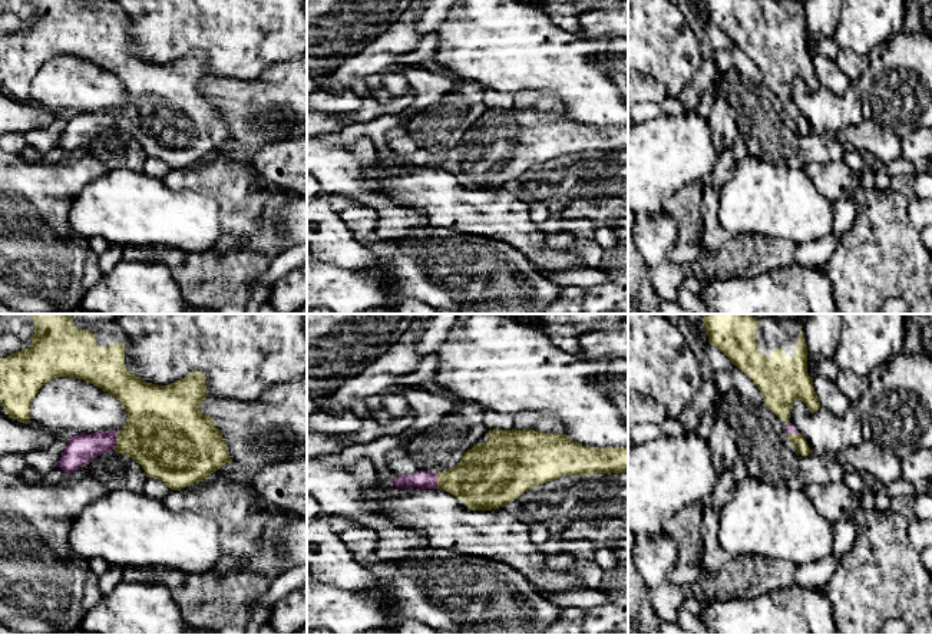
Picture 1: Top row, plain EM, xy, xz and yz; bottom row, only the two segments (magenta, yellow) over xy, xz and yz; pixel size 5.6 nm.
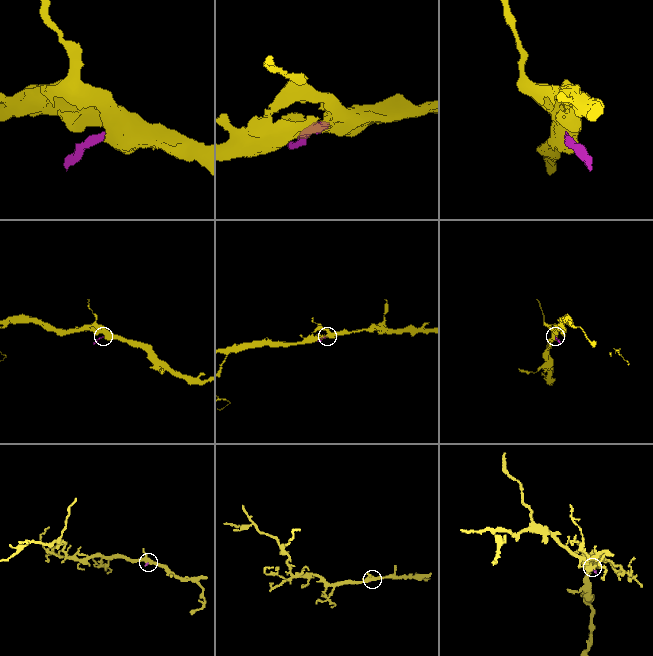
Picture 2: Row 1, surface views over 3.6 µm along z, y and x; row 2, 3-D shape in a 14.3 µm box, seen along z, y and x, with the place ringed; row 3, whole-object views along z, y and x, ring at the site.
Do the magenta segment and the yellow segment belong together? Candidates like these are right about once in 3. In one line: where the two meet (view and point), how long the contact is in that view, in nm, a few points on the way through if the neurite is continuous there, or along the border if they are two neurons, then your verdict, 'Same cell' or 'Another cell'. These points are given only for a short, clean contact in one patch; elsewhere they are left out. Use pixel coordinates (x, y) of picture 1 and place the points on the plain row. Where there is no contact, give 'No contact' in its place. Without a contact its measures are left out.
Touches magenta at xy (115, 119). Shared border 110 nm. Path across: xy (82, 128), (101, 121), (115, 119), (159, 115). Same cell

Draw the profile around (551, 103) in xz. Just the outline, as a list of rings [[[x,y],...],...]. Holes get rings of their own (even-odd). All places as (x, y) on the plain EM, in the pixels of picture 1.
[[[523,90],[513,95],[513,108],[535,109],[539,112],[565,113],[566,105],[562,99],[553,95],[538,95],[531,90]]]

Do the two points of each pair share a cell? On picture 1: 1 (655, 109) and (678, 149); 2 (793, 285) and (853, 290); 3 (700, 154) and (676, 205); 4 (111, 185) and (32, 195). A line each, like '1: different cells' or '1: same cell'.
1: different cells
2: different cells
3: different cells
4: different cells

